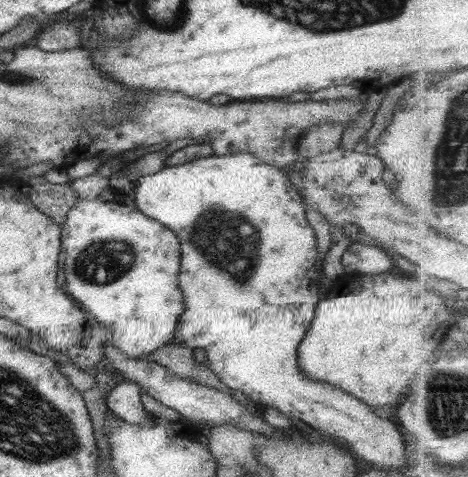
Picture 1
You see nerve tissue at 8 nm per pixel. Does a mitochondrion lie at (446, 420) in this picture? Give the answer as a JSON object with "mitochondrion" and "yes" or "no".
{"mitochondrion":"yes"}

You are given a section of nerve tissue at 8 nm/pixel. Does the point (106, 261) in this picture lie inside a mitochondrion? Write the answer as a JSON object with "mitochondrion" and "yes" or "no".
{"mitochondrion":"yes"}

